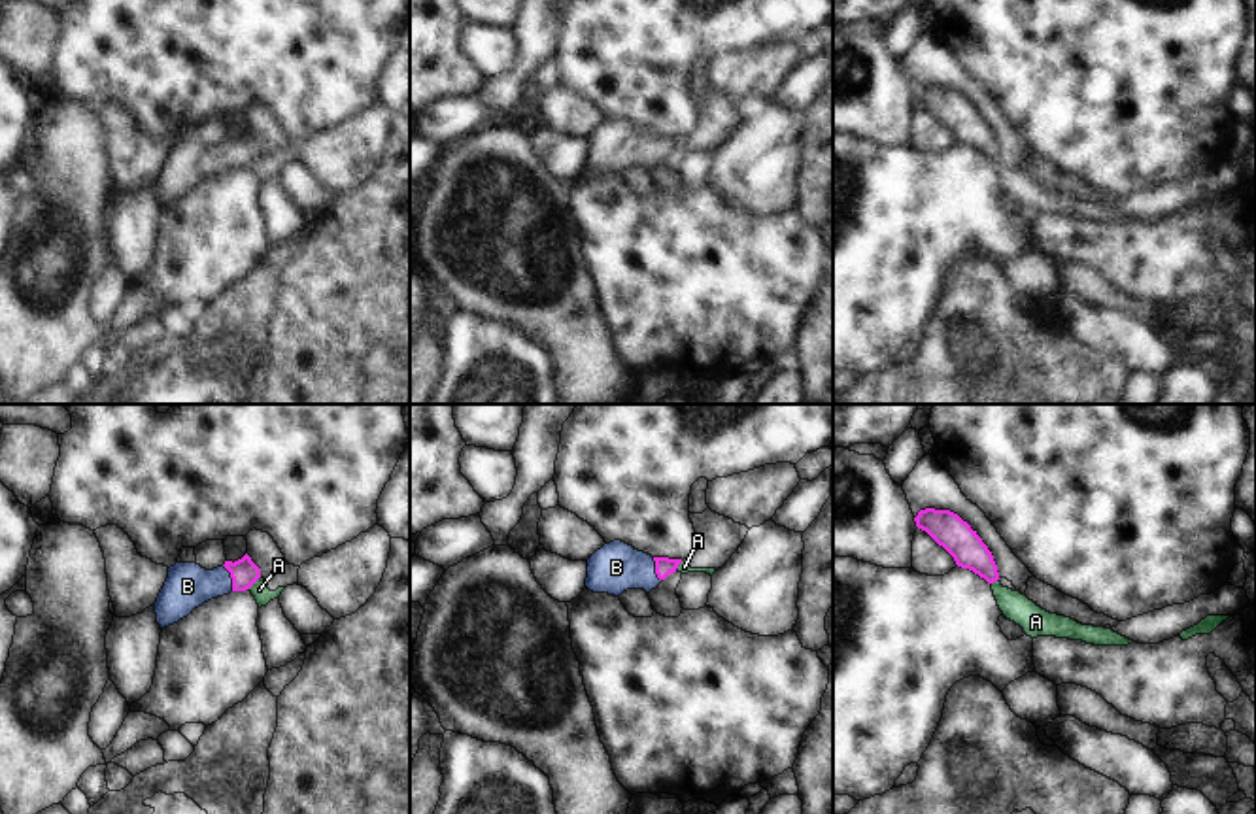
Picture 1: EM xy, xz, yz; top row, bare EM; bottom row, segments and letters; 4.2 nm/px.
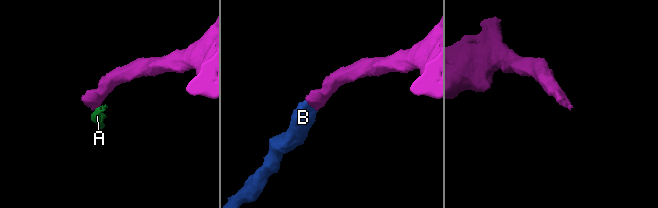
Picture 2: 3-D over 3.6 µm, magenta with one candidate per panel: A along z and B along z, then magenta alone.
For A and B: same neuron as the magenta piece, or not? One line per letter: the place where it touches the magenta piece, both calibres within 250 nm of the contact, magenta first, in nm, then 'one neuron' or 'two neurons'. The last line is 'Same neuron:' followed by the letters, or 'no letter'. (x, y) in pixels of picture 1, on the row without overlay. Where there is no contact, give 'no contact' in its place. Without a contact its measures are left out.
A: contact xy (254, 159); calibres 120 and 80 nm; two neurons
B: contact xy (231, 153); calibres 120 and 190 nm; one neuron
Same neuron: B

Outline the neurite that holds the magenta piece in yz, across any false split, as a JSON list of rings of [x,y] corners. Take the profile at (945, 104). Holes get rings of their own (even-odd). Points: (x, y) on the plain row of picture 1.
[[[925,85],[918,89],[914,98],[918,106],[925,108],[954,134],[958,144],[973,147],[988,161],[999,157],[992,128],[976,108],[973,108],[958,91],[950,87]]]

